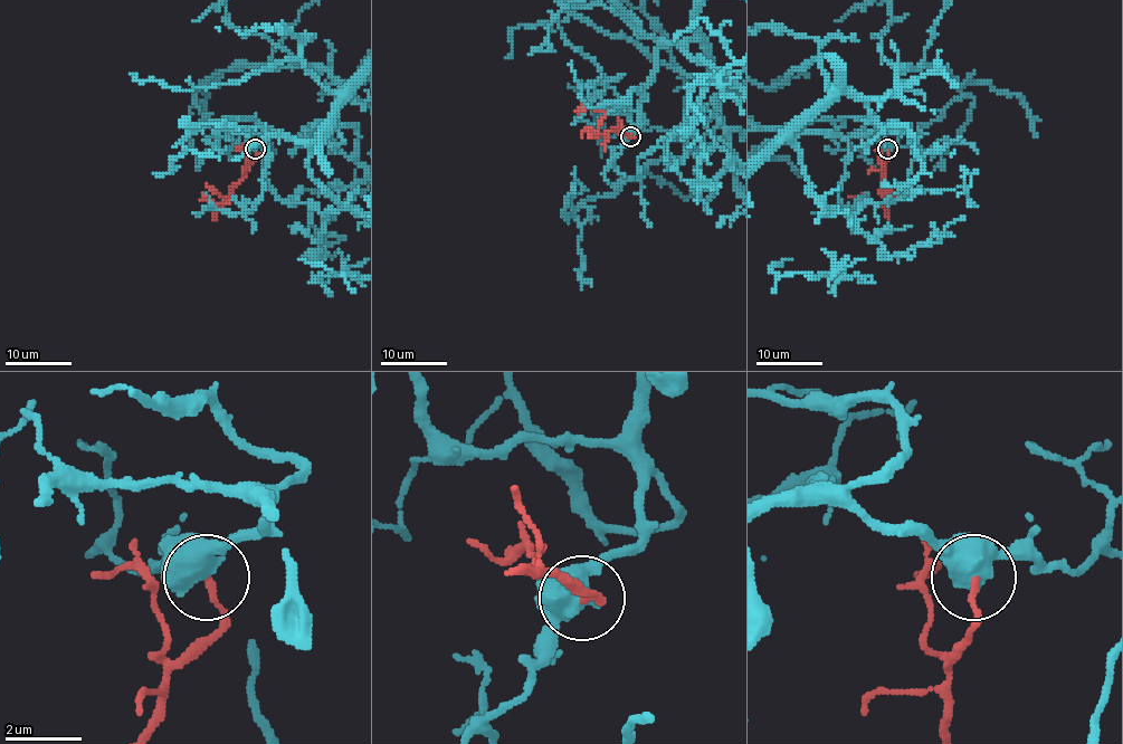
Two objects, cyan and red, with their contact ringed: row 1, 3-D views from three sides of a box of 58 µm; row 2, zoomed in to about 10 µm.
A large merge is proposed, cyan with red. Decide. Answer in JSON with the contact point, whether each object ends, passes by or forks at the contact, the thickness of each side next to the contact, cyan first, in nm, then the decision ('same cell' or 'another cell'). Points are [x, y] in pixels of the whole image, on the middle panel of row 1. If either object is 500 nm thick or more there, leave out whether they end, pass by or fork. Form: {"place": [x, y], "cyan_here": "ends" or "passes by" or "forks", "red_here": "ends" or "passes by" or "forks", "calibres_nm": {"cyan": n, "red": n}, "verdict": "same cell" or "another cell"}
{"place": [630, 136], "cyan_here": "forks", "red_here": "ends", "calibres_nm": {"cyan": 400, "red": 160}, "verdict": "another cell"}

